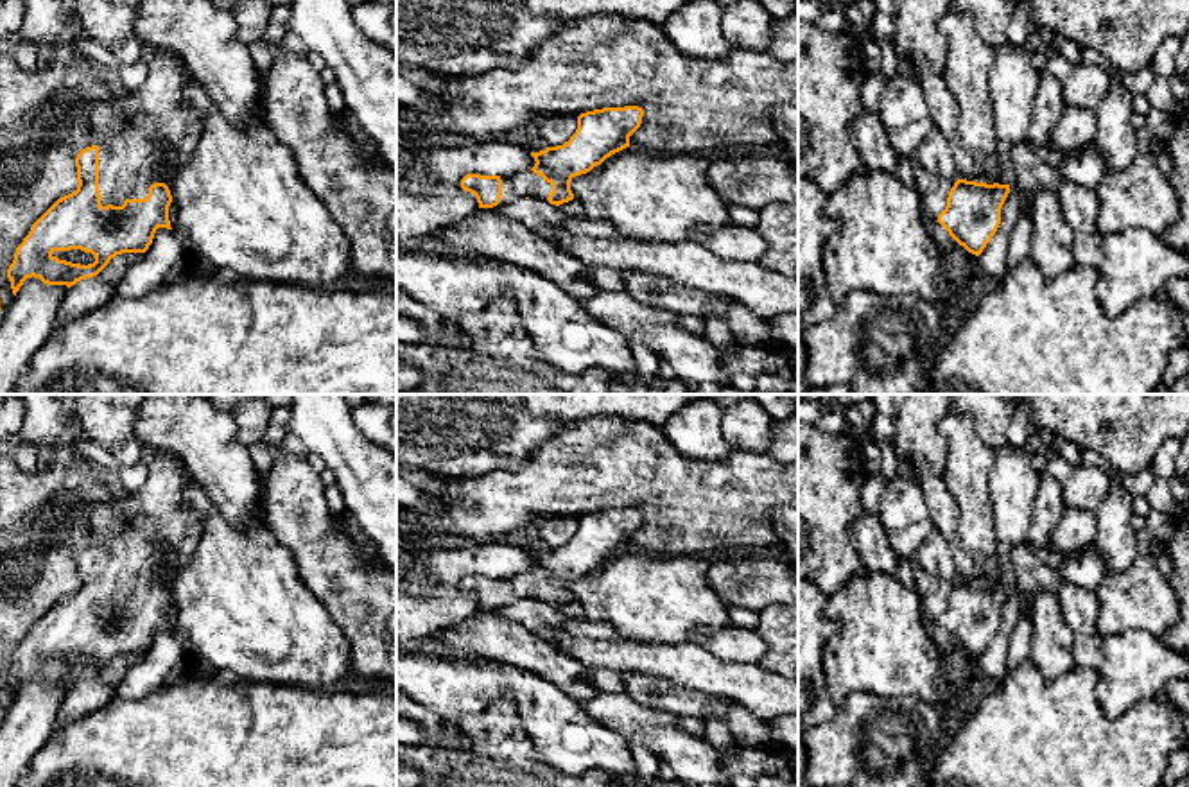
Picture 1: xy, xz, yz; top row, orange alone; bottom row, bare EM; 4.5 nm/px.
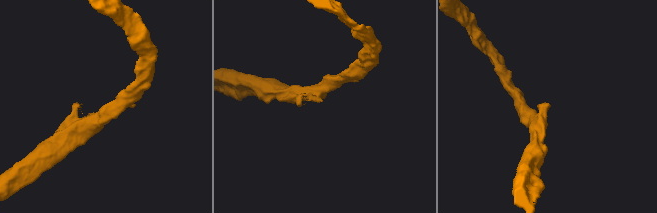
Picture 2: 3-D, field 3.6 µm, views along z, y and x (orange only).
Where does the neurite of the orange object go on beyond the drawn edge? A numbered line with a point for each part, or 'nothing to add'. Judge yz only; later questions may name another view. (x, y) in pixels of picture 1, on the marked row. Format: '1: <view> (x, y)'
1: yz (1014, 83)

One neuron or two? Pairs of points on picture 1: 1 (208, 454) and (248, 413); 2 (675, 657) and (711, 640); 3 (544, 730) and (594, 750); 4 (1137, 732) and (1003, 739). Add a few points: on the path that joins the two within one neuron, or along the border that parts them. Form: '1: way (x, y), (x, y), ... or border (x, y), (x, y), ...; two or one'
1: border (226, 413), (237, 429), (237, 440), (246, 449); two
2: border (689, 640), (721, 658), (739, 662); two
3: way (556, 730), (572, 743), (581, 744); one
4: way (1103, 739), (1037, 739); one

